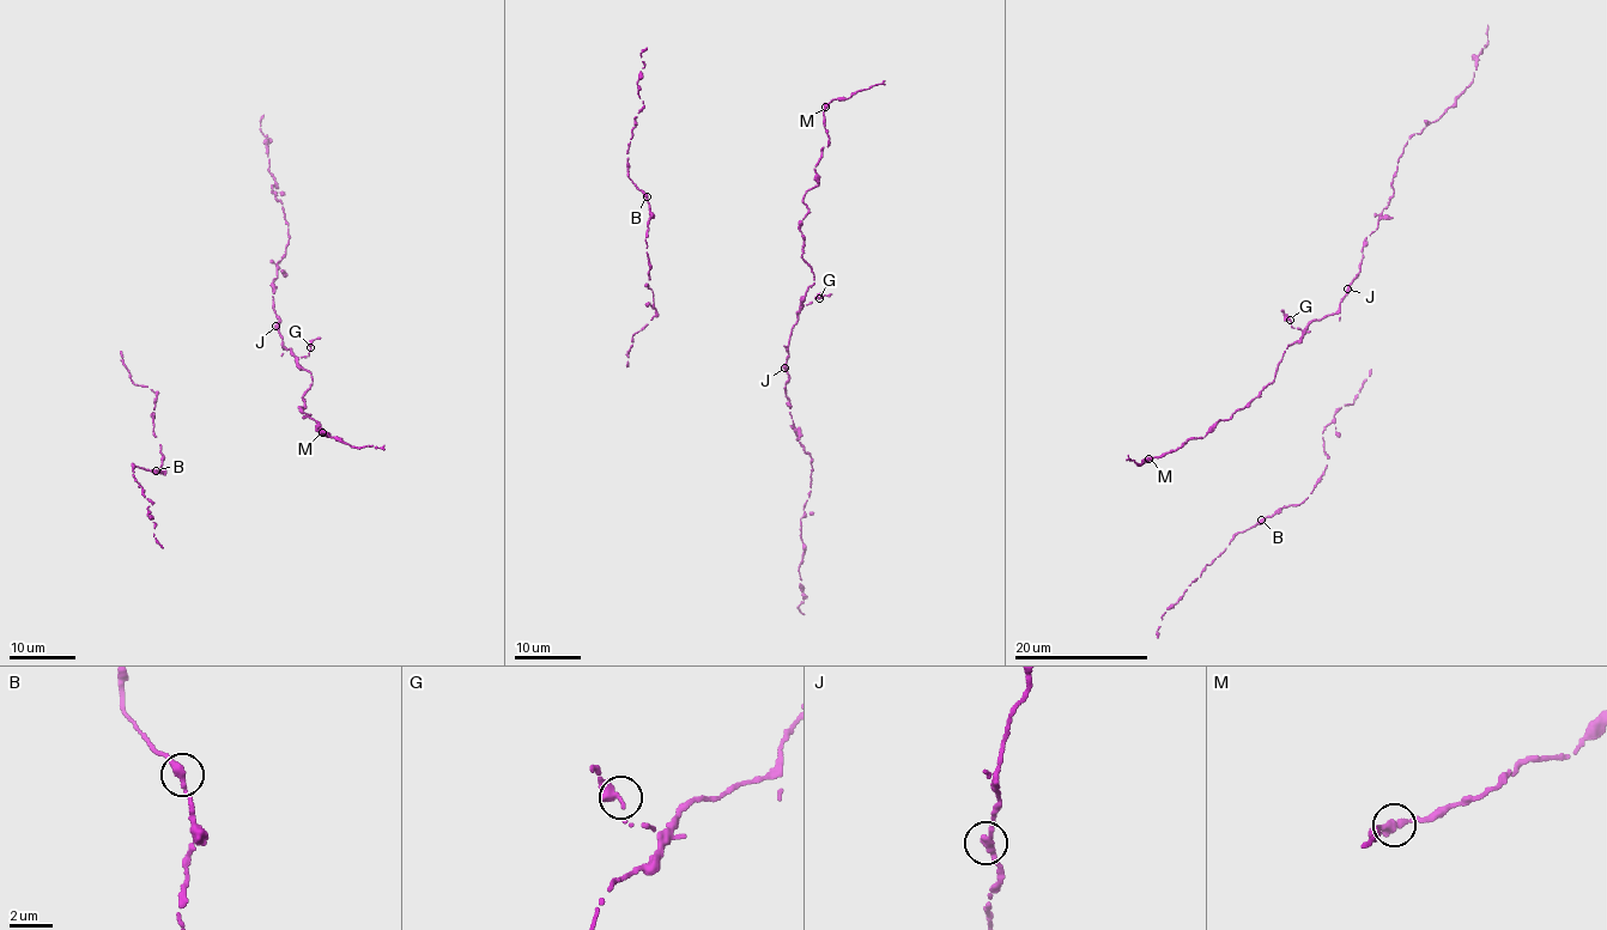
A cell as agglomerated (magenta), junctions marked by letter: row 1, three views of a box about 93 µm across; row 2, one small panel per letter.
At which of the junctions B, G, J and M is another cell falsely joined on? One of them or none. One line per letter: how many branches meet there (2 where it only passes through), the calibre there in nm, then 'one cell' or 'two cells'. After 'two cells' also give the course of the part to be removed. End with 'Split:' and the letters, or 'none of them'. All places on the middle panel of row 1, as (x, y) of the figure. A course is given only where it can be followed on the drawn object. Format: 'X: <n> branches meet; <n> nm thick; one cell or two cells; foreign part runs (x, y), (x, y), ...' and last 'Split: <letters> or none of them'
B: 2 branches meet; 320 nm thick; one cell
G: 2 branches meet; 320 nm thick; one cell
J: 2 branches meet; 320 nm thick; one cell
M: 2 branches meet; 320 nm thick; one cell
Split: none of them

